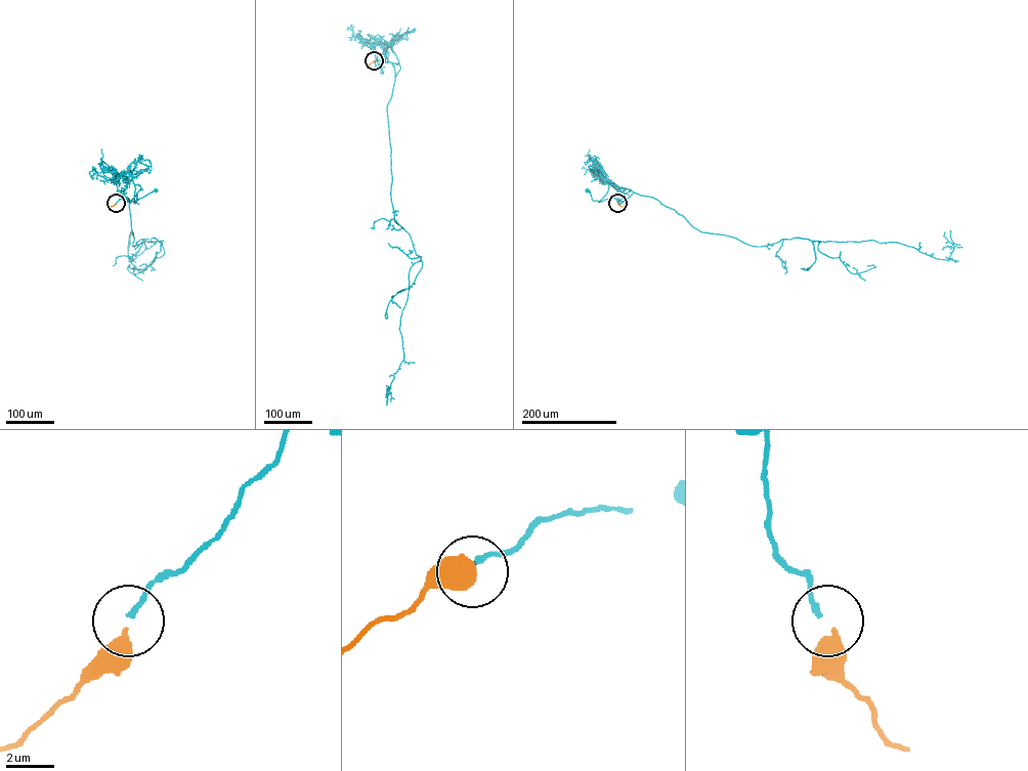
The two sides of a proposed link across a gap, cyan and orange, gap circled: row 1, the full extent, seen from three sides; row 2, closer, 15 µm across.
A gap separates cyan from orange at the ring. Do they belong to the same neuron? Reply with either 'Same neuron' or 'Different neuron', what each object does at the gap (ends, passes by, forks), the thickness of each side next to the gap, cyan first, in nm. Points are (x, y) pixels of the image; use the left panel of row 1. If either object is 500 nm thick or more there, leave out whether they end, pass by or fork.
Same neuron. At the ring cyan ends. At the ring orange ends. Thickness 240 nm (cyan) against 400 nm

